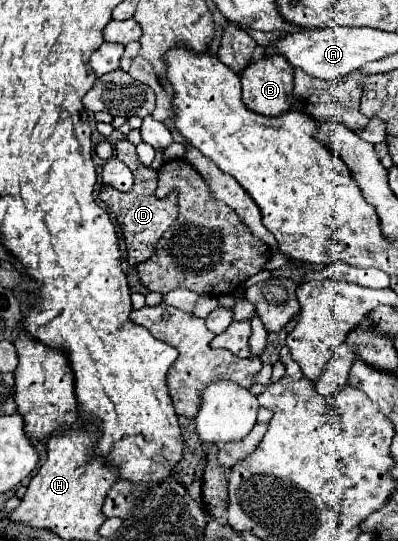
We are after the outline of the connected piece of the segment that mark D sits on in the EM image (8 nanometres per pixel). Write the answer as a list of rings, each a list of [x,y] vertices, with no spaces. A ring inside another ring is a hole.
[[[120,140],[114,148],[116,148],[116,156],[132,170],[132,174],[134,174],[134,186],[128,192],[118,192],[112,186],[104,186],[100,190],[100,194],[98,194],[98,198],[102,202],[106,202],[106,206],[112,210],[112,214],[116,216],[116,220],[122,222],[122,234],[124,234],[124,242],[126,242],[128,260],[130,260],[132,266],[136,266],[140,262],[146,262],[154,254],[160,236],[172,226],[172,222],[176,220],[176,216],[180,212],[176,208],[176,194],[168,194],[164,200],[156,198],[156,194],[154,194],[156,192],[156,180],[158,180],[156,170],[150,168],[150,166],[144,166],[138,160],[136,146],[132,142]]]

